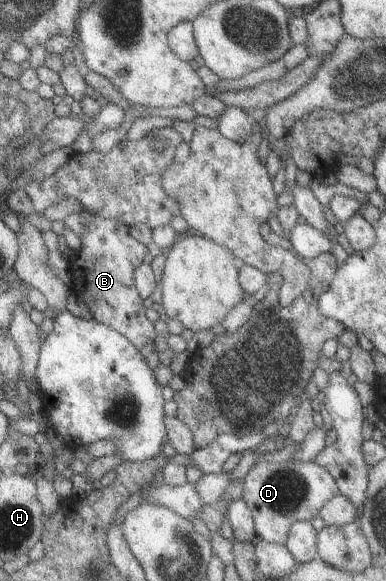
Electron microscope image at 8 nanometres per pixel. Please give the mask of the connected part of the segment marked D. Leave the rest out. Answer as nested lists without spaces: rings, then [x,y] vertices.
[[[259,462],[250,466],[242,478],[240,499],[246,504],[253,522],[256,538],[283,545],[288,528],[298,521],[314,518],[322,504],[334,498],[337,484],[330,473],[314,462]]]

